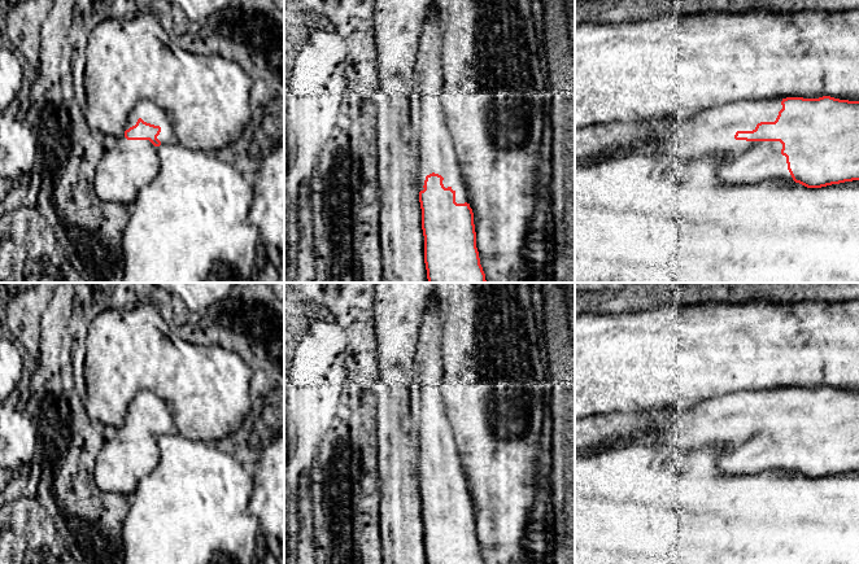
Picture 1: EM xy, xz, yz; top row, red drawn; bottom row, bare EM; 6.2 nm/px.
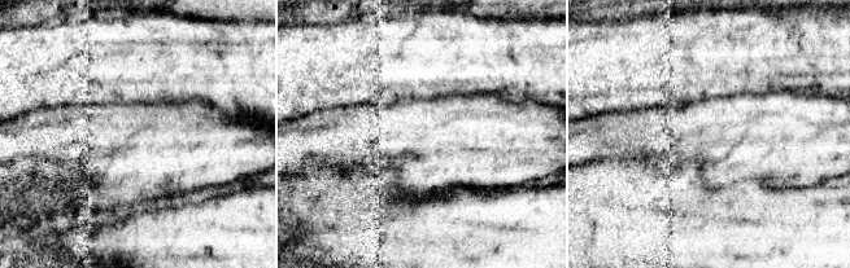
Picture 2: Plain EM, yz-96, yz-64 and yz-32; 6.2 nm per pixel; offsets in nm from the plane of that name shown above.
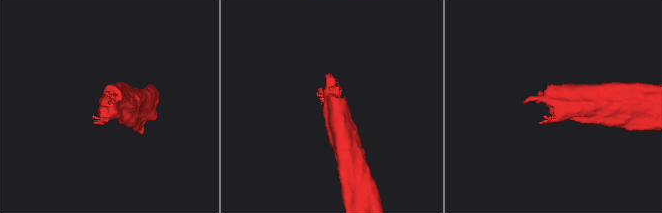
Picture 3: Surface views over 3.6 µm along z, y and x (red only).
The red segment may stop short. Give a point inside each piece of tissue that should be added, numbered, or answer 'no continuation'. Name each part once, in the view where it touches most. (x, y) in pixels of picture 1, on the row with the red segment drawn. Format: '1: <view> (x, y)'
1: yz (748, 162)

